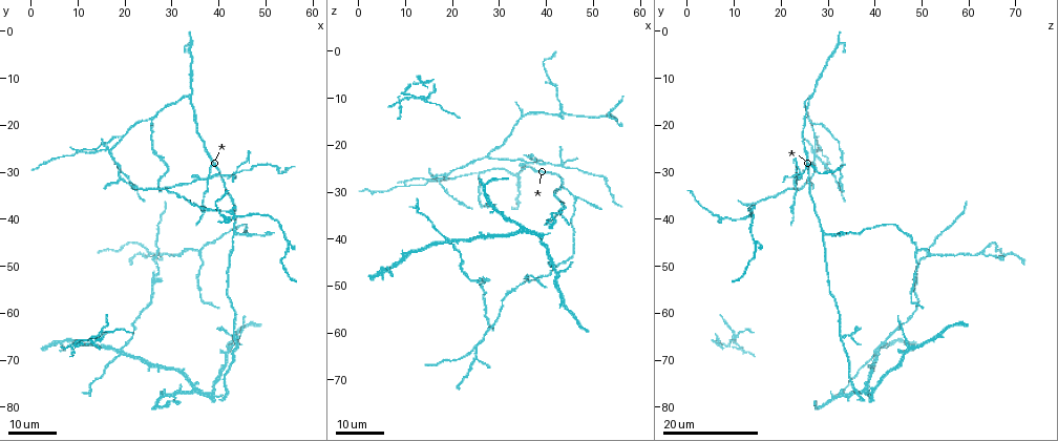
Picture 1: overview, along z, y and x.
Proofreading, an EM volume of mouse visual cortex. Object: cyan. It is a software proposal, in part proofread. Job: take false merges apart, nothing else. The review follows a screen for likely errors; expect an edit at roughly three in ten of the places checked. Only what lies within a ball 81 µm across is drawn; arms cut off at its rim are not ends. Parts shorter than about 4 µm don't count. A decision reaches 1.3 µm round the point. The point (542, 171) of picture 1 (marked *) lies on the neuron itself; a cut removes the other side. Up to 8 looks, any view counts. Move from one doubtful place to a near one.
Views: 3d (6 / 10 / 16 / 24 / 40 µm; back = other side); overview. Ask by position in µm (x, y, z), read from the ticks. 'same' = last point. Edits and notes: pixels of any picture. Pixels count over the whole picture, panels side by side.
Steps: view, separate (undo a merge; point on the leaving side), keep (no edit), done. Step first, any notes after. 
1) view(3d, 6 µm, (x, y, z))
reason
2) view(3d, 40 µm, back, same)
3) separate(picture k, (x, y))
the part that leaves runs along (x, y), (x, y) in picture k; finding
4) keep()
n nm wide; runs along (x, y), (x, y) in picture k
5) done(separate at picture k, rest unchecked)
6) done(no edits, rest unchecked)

view(3d, 24 µm, (34.0, 13.5, 26.5))
branch point

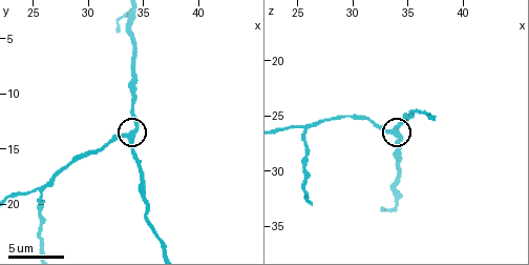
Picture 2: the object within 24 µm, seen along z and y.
view(3d, 10 µm, (33.4, 13.8, 26.6))

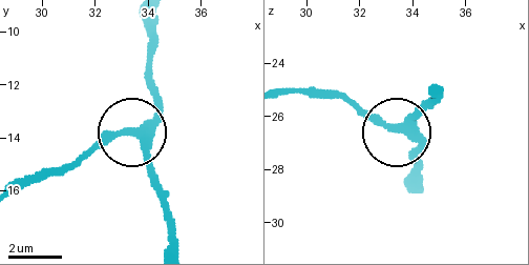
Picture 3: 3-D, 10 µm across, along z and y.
keep()
290 nm wide; runs along (175, 245), (162, 183), (136, 131), (152, 109), (152, 70) in picture 3; one neuron here

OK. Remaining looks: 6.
view(3d, 16 µm, (35.5, 47.0, 49.0))
three-way junction

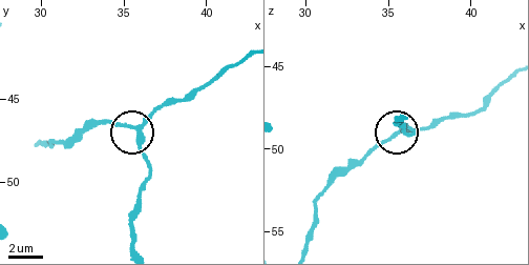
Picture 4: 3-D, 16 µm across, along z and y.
view(3d, 6 µm, same)

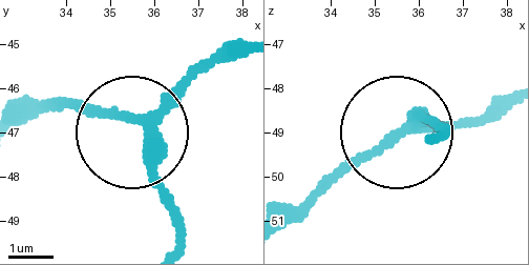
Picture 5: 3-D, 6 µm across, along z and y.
keep()
260 nm wide; runs along (242, 40), (138, 123), (175, 244) in picture 5; one neuron here

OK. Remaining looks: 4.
view(3d, 24 µm, (25.5, 47.5, 63.0))
arms part here

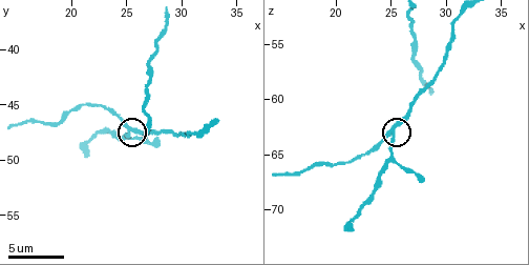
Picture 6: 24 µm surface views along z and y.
view(3d, 6 µm, (25.2, 47.2, 63.0))

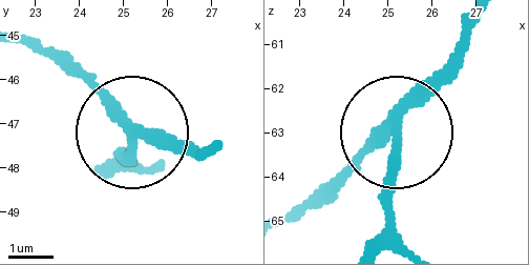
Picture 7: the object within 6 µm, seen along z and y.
keep()
runs along (475, 23), (453, 68), (401, 125), (385, 170), (385, 235) in picture 7; all the same neuron

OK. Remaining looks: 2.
view(3d, 24 µm, (27.5, 34.0, 23.0))
three arms meet

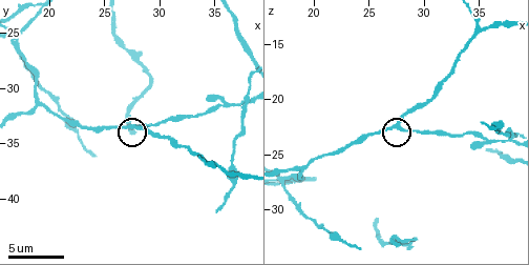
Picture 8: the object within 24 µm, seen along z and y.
view(3d, 6 µm, (27.6, 33.4, 22.4))

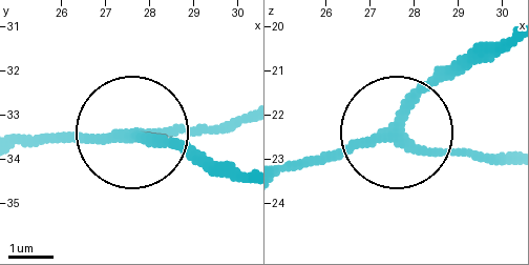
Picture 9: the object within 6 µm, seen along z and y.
keep()
3 arms; continuous, no second neuron

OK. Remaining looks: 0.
done(no edits, rest unchecked)

